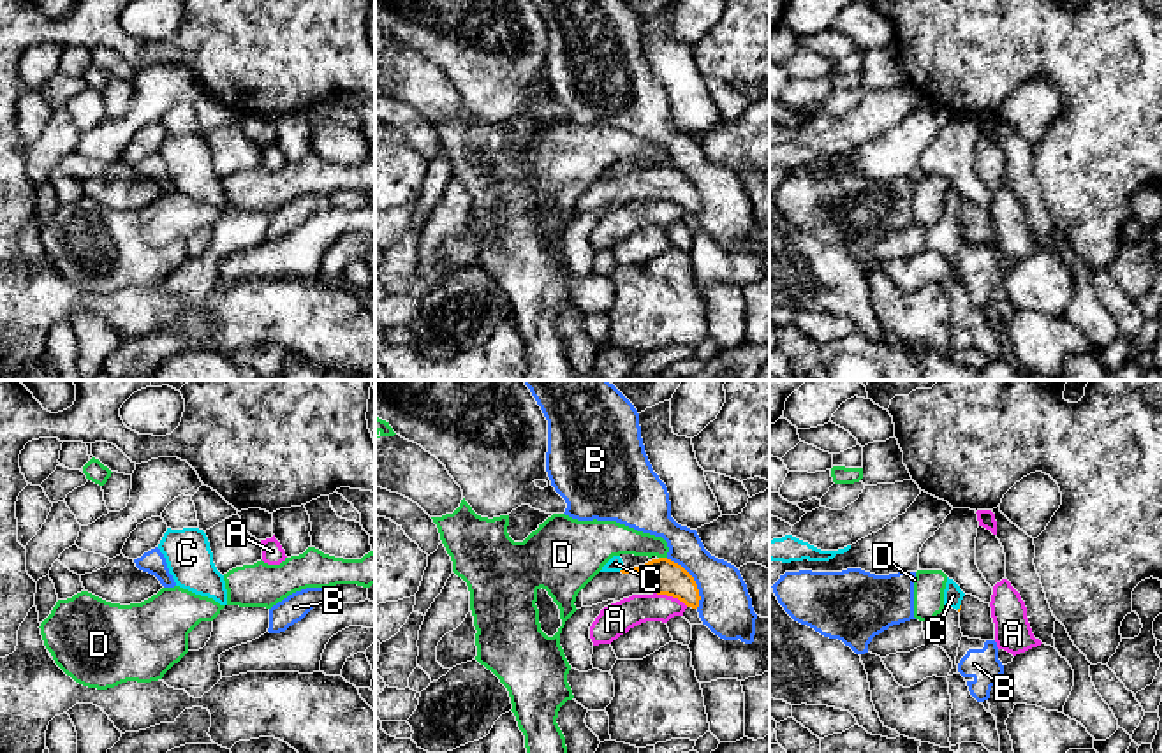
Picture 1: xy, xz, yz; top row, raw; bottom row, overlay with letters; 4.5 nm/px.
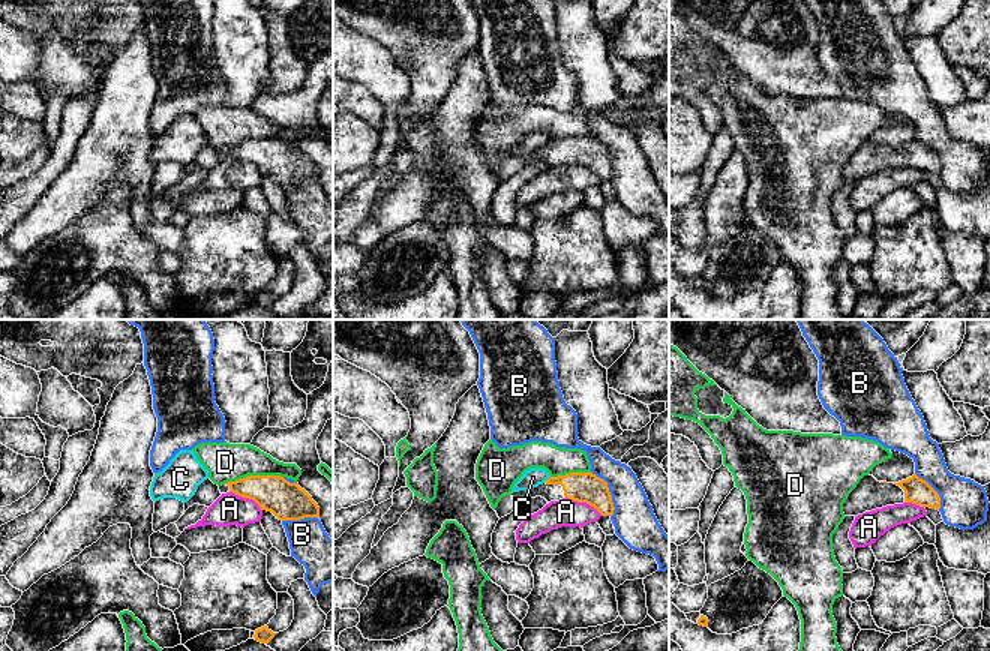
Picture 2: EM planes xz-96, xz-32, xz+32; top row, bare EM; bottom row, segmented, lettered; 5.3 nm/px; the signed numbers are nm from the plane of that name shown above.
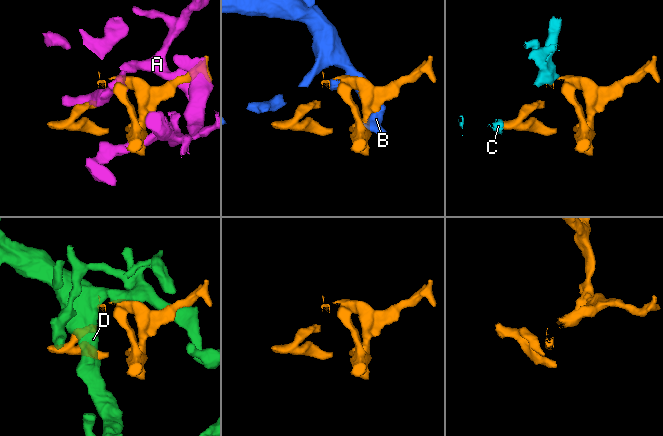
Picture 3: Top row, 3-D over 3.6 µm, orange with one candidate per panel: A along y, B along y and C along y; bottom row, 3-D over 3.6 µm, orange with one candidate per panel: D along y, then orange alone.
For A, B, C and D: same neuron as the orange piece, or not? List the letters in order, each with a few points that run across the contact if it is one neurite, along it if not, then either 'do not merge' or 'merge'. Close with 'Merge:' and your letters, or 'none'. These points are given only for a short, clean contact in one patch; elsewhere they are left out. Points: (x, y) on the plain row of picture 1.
A: do not merge
B: do not merge
C: line xz (624, 173), (618, 176); do not merge
D: do not merge
Merge: none

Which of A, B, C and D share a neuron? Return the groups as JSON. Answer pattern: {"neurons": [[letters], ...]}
{"neurons": [["A"], ["B"], ["C"], ["D"]]}

